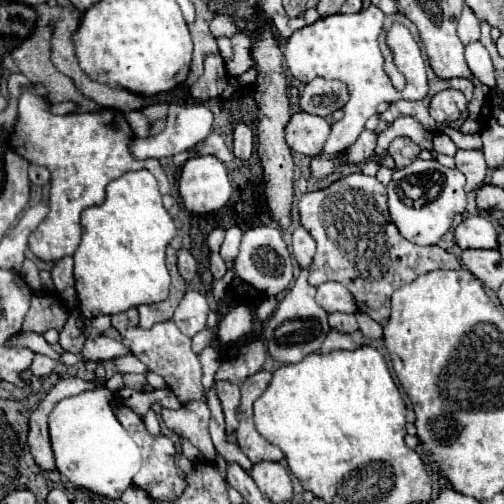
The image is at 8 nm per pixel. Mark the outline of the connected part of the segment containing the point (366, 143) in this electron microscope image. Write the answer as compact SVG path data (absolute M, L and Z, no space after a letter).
M364 131L358 141L346 151L346 159L344 163L360 163L366 161L374 155L374 147L376 147L376 133L374 131Z

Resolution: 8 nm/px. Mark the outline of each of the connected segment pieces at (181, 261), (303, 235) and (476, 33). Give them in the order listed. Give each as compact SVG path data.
M186 249L178 251L178 271L180 271L180 275L184 277L186 283L190 283L192 277L196 275L196 261L190 255L190 251L186 251Z
M298 227L292 233L292 253L294 253L296 261L300 263L300 267L310 267L312 265L312 257L316 253L316 245L314 245L312 235L304 227Z
M464 7L458 19L458 37L464 45L480 39L480 19L472 13L470 7Z

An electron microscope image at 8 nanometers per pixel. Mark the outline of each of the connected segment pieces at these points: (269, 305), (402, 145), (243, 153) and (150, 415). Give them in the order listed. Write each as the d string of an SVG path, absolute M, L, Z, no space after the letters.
M268 297L258 309L256 309L256 315L258 315L258 319L260 321L266 321L272 313L274 313L274 309L276 309L276 305L278 305L278 299L276 297Z
M396 137L396 139L390 143L388 153L394 157L396 169L400 169L400 167L406 167L408 163L412 163L412 161L418 157L420 147L418 147L414 141L410 141L408 137Z
M238 123L234 127L234 149L232 149L234 155L244 161L252 155L252 147L254 147L254 143L252 143L250 127L246 123Z
M150 407L148 413L144 415L144 423L146 423L146 429L152 431L154 435L160 433L160 421L158 421L158 415L156 415L156 411L154 411L152 407Z

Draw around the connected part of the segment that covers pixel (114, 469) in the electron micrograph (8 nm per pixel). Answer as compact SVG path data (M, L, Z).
M106 387L84 391L80 395L62 399L50 413L48 425L50 425L50 443L52 443L52 451L54 451L54 459L56 459L56 469L76 487L104 495L108 499L118 499L132 485L132 477L138 471L132 471L134 469L132 467L132 437L118 423L114 411L110 407L110 401L112 401L112 393Z

